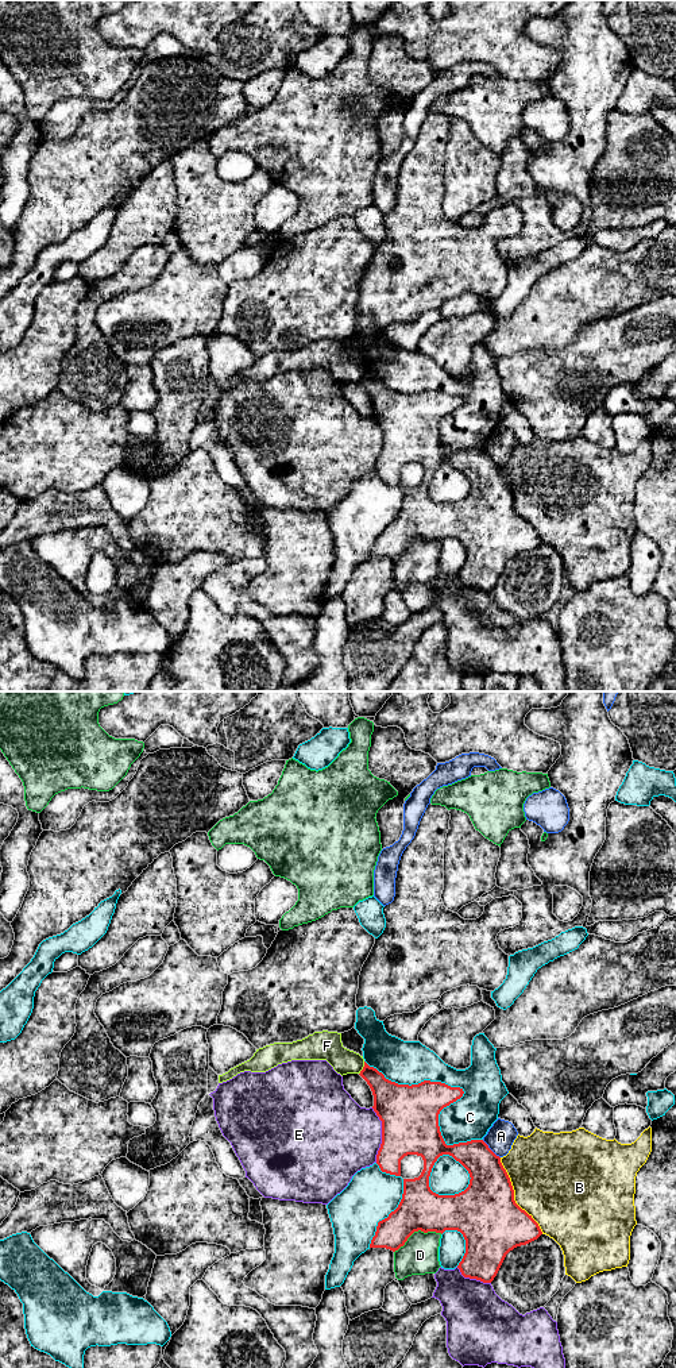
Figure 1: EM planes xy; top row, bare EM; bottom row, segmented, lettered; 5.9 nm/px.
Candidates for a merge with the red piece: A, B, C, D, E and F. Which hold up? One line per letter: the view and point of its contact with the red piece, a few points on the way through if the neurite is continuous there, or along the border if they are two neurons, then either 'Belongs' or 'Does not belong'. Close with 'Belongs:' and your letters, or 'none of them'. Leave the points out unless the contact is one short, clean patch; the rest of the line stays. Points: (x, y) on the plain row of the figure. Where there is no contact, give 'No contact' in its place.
A: Touches red at xy (490, 458). Does not belong
B: Touches red at xy (513, 504). Does not belong
C: Touches red at xy (460, 397). Does not belong
D: Touches red at xy (417, 539). Does not belong
E: Touches red at xy (382, 443). Does not belong
F: Touches red at xy (363, 377). Boundary: xy (364, 370), (359, 382). Does not belong
Belongs: none of them

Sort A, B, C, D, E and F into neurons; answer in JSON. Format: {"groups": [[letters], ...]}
{"groups": [["A", "F"], ["B"], ["C"], ["D"], ["E"]]}

